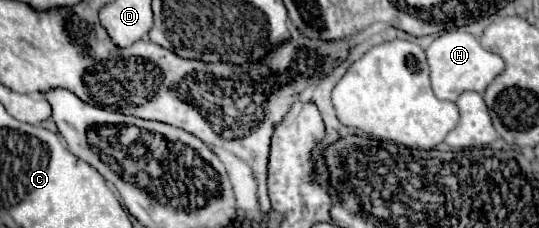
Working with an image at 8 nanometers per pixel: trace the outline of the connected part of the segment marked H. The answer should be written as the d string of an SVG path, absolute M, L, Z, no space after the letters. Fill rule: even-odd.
M444 32L438 36L426 50L428 66L430 66L430 82L436 98L440 100L456 100L462 92L474 90L484 92L486 86L504 70L504 60L480 46L480 42L468 32Z

